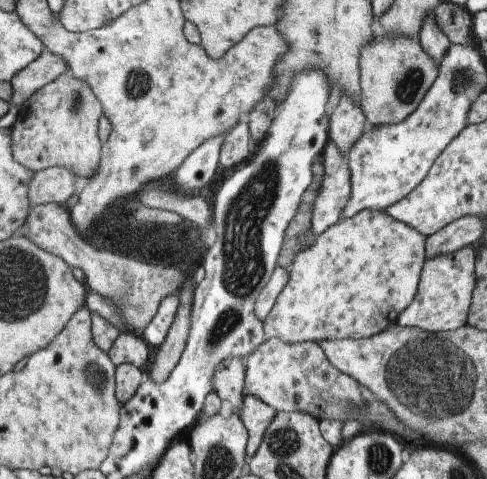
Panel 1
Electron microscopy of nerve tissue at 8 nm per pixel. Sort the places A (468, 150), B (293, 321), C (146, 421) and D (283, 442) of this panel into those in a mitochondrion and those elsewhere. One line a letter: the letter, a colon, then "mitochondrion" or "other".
A: other
B: other
C: other
D: mitochondrion

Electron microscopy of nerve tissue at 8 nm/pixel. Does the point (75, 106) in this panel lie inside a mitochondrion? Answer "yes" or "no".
yes

